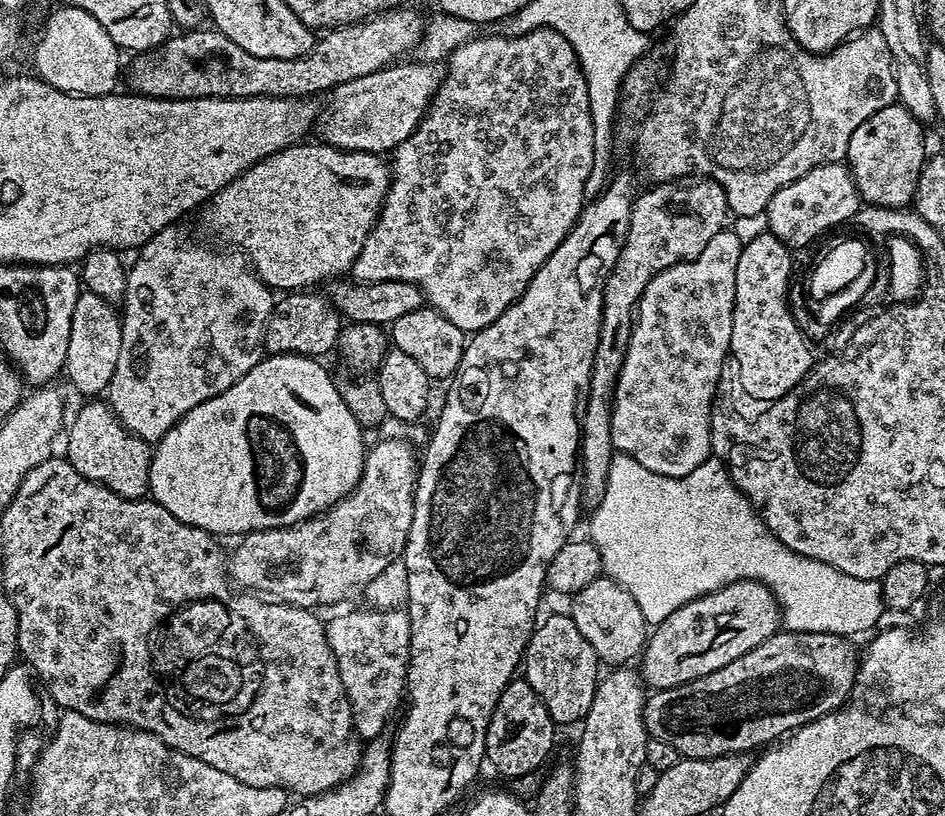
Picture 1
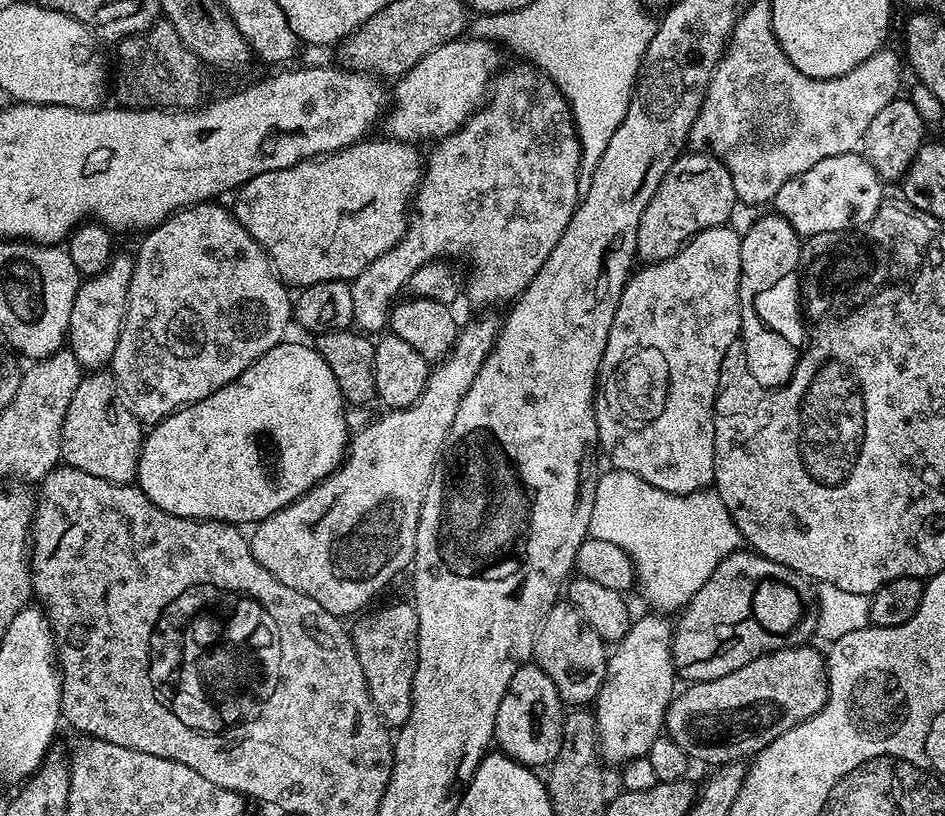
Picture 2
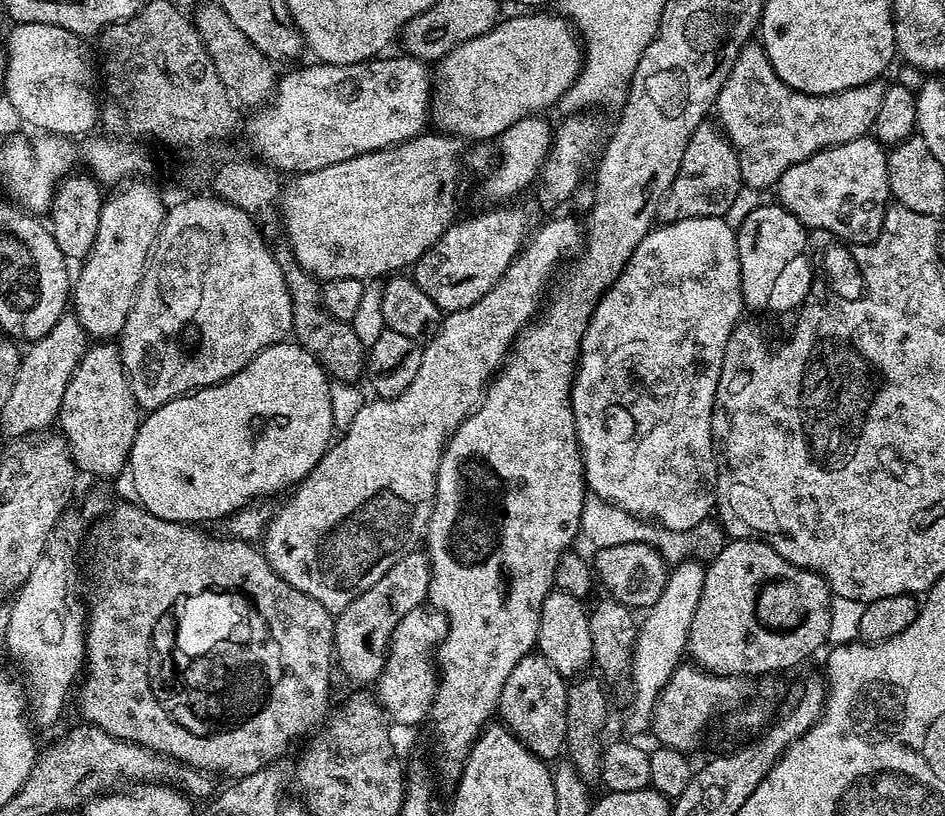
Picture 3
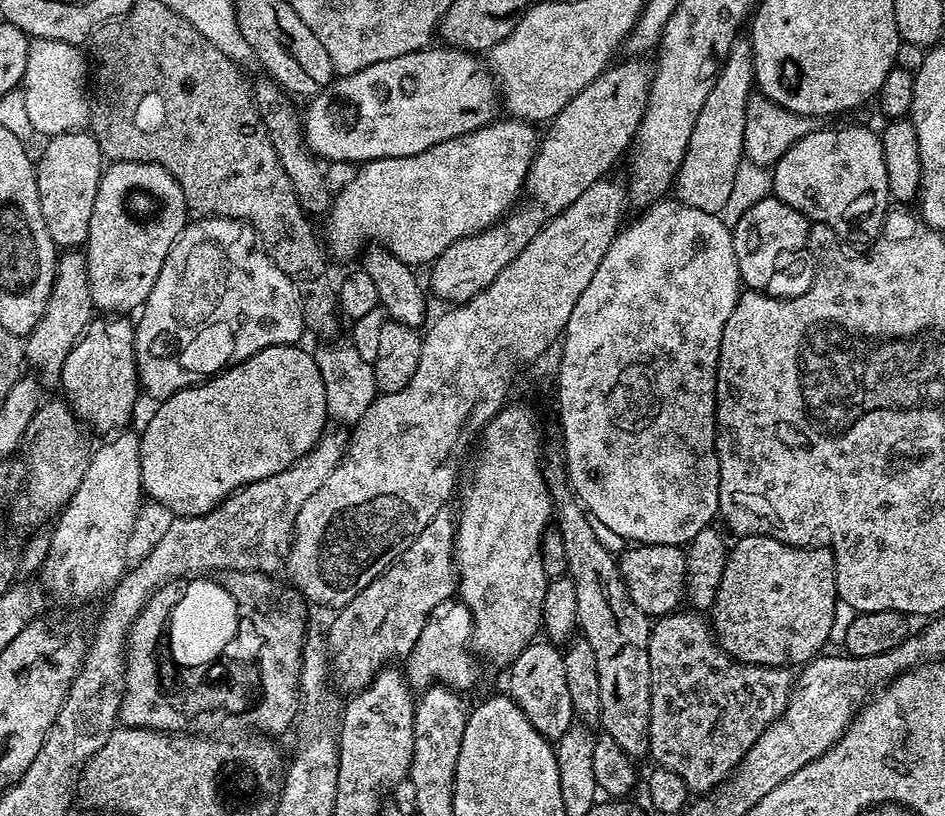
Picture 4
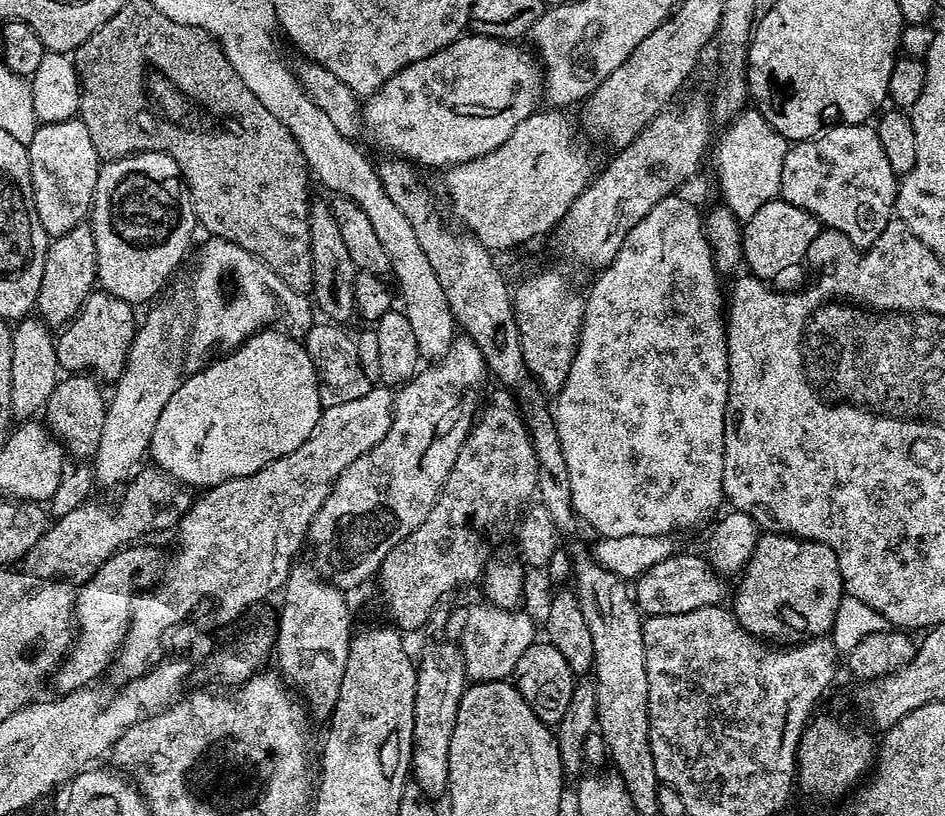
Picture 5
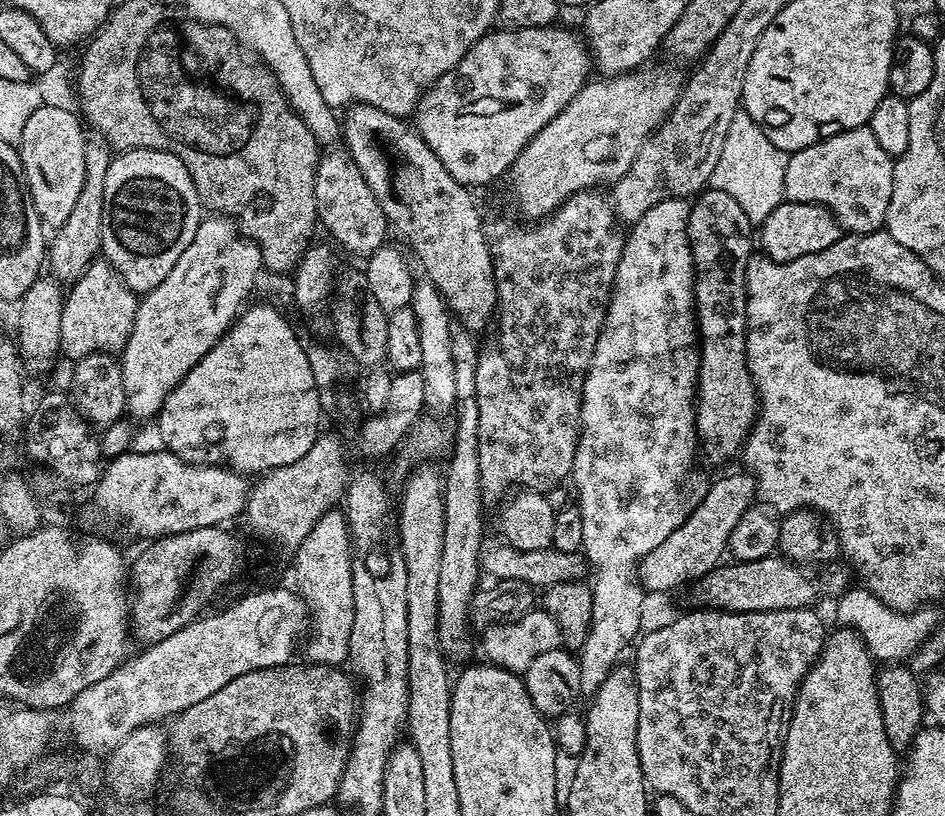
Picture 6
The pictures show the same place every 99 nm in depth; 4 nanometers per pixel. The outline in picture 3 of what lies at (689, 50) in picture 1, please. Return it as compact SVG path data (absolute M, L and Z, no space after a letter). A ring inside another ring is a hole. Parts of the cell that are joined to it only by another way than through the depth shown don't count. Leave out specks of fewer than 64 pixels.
M750 42L746 47L741 48L734 66L728 71L726 82L716 99L714 116L717 116L715 119L719 127L739 158L741 183L747 188L762 192L768 187L768 189L775 187L782 174L790 170L790 166L810 158L815 152L820 152L824 148L833 148L842 142L854 142L854 138L869 135L876 127L884 90L885 85L880 80L872 80L869 84L854 86L833 96L811 96L799 92L786 86L786 82L778 78L774 66L770 66L770 58L764 52L763 44Z

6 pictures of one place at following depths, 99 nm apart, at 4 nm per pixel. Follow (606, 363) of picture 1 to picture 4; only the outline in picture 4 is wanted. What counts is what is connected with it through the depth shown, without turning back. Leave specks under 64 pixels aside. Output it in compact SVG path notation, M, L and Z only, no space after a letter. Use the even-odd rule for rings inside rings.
M737 38L727 47L728 57L725 60L723 57L716 81L712 84L710 94L706 94L702 114L698 114L698 122L694 122L694 134L690 134L680 173L674 181L674 196L680 203L717 214L730 198L734 174L738 174L738 166L744 156L746 106L756 78L751 43L747 39Z

